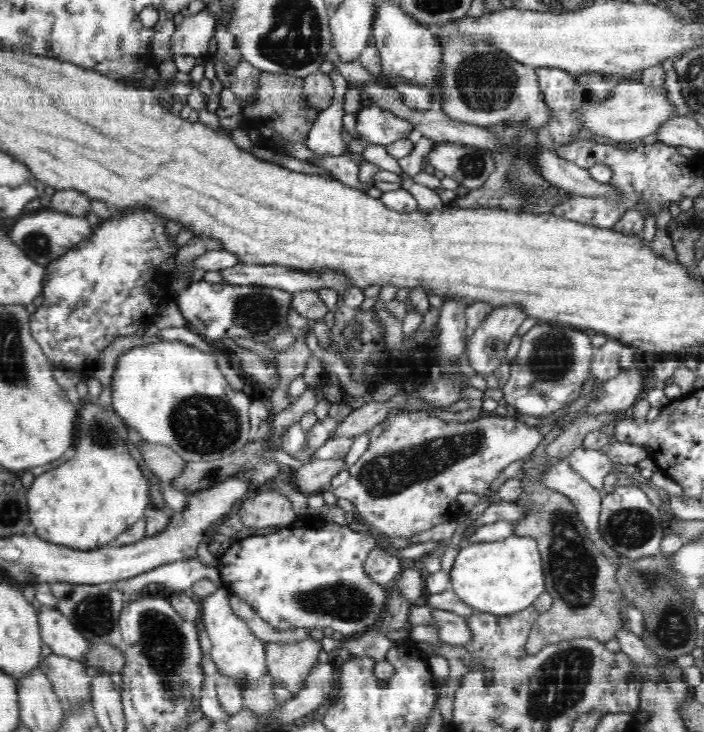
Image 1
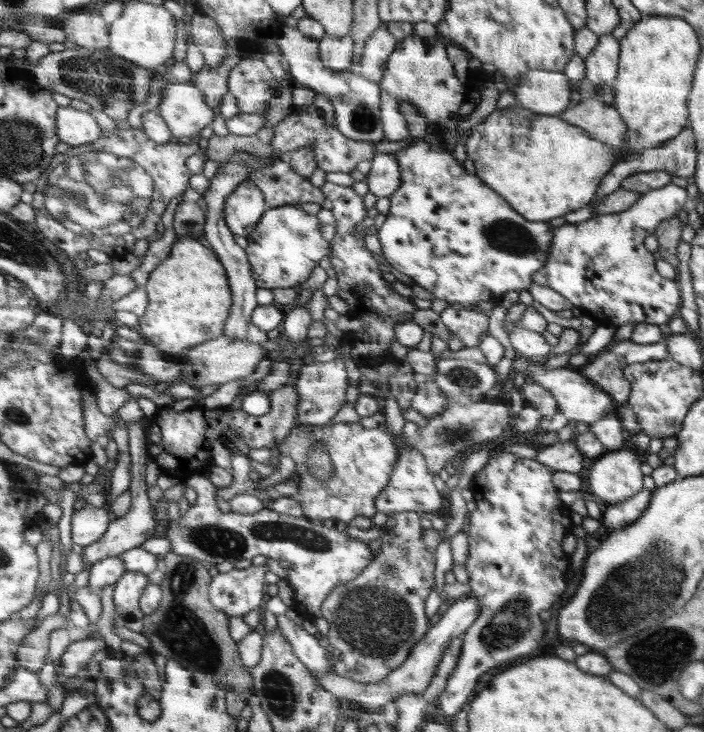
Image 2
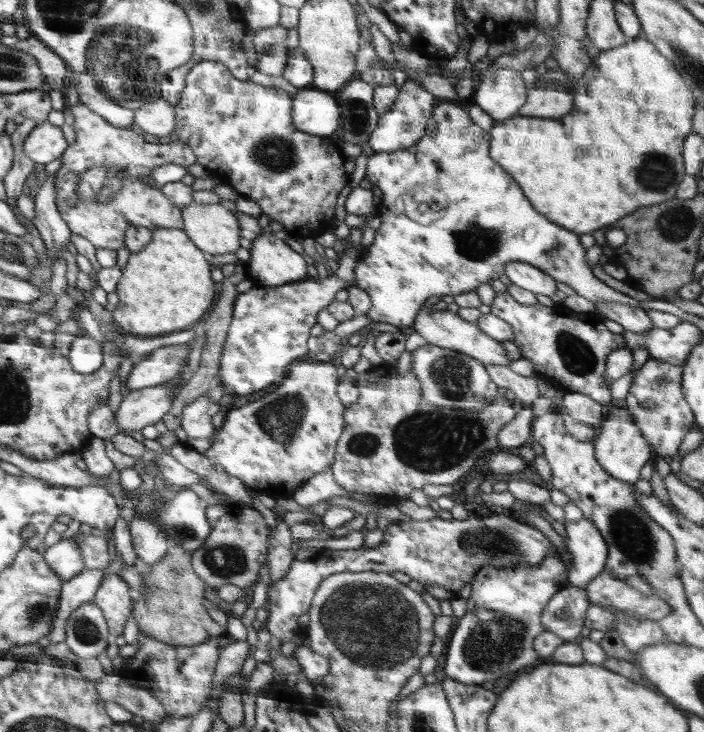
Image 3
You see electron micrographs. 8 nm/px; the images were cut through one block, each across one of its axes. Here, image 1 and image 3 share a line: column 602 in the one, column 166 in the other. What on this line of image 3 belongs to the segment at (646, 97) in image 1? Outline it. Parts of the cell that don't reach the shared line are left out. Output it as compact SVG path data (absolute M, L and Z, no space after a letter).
M158 98L134 111L134 123L152 136L166 137L176 129L176 109L170 101Z

